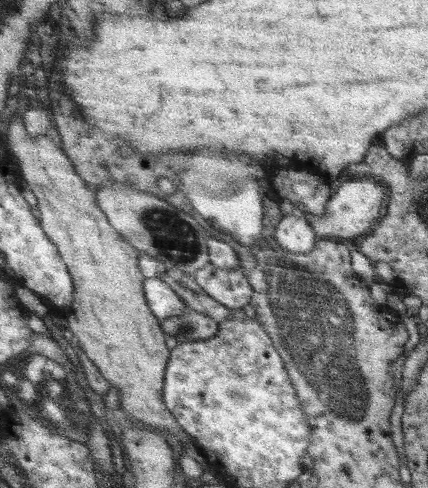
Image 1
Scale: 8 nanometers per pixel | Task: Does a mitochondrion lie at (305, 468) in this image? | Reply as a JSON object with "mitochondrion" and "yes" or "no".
{"mitochondrion":"no"}

